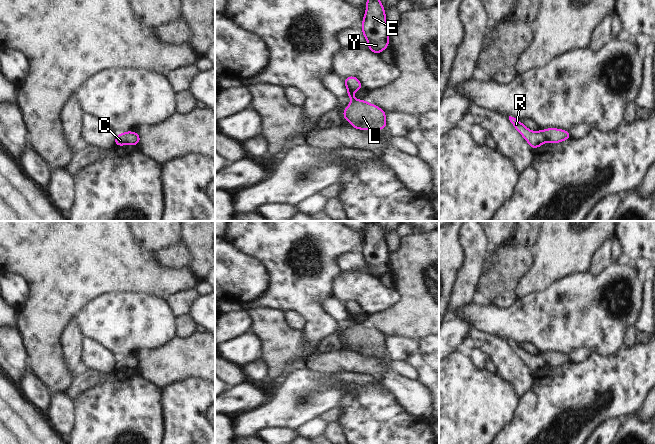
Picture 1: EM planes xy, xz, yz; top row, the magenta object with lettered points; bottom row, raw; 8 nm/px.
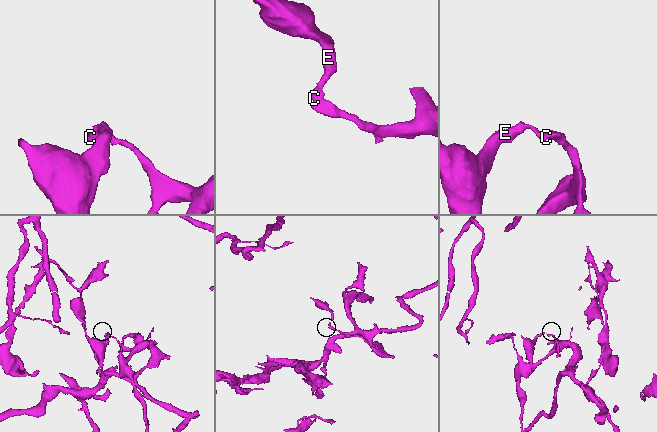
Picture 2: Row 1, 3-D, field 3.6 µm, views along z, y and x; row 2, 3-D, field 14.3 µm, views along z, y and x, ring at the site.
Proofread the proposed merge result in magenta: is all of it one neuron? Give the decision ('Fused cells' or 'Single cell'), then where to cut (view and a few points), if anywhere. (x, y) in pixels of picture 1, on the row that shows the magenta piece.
Fused cells. Split along yz (541, 131), (547, 140)

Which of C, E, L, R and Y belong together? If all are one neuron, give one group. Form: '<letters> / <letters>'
C E R Y / L

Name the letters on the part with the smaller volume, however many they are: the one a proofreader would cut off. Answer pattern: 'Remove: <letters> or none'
Remove: C, E, R, Y

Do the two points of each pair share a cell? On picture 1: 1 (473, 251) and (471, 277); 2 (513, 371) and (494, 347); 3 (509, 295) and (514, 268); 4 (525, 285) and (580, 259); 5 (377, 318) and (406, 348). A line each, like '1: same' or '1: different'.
1: same
2: same
3: different
4: same
5: different

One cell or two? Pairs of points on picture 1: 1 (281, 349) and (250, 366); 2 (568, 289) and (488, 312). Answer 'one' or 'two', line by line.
1: two
2: one

